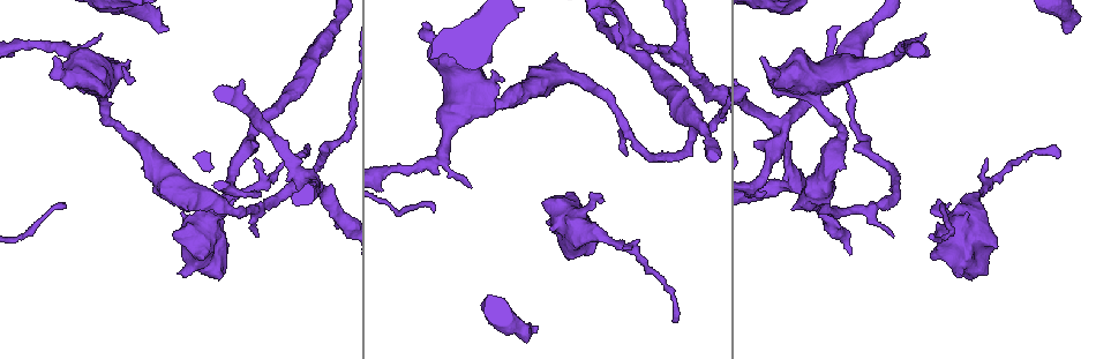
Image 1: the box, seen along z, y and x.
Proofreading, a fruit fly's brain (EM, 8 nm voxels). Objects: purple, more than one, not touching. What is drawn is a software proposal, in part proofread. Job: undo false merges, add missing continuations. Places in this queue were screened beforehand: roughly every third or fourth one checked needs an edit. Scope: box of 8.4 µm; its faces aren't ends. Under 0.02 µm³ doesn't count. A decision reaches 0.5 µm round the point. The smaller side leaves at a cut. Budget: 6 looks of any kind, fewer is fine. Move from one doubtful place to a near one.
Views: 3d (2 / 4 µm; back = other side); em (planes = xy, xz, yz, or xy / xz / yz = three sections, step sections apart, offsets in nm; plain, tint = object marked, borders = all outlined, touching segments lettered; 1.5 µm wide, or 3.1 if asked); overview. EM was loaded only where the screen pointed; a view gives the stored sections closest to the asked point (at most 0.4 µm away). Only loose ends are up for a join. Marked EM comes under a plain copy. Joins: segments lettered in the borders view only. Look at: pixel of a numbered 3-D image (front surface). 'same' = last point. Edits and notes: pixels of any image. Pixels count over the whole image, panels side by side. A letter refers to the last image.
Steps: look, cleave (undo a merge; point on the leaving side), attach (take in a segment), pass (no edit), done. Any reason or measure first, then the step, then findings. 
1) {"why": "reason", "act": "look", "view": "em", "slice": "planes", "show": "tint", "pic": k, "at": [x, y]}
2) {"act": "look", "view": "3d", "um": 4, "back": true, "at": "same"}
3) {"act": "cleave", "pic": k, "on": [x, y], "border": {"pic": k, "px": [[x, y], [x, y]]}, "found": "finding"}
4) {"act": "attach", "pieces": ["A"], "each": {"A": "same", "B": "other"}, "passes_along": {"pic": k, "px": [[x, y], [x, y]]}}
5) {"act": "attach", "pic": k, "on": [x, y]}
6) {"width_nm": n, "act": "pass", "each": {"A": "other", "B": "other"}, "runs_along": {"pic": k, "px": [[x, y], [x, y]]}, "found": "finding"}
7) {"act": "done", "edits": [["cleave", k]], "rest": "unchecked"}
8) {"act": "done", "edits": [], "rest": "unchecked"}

{"why": "an open end", "act": "look", "view": "3d", "um": 4, "pic": 1, "at": [207, 256]}

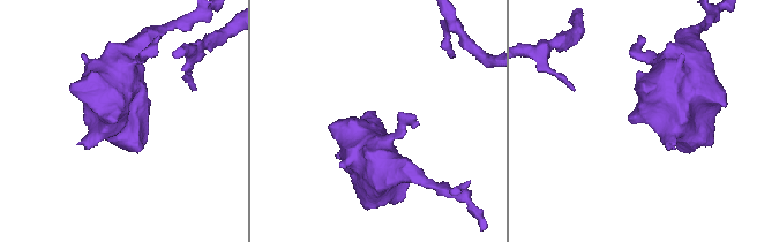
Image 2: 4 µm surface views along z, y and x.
{"act": "look", "view": "em", "slice": "planes", "show": "borders", "pic": 2, "at": [629, 118]}

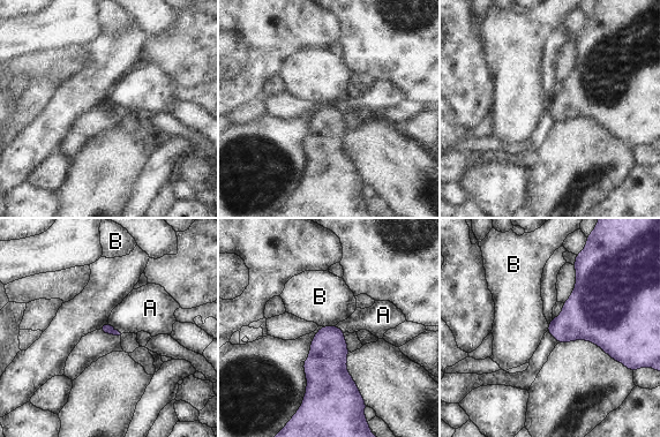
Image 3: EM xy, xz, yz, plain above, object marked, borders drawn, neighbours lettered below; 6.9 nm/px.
{"act": "pass", "each": {"A": "other", "B": "other"}, "border": {"pic": 3, "px": [[335, 325], [323, 326]]}, "found": "none of them fits"}

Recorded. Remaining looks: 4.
{"why": "abrupt turn", "act": "look", "view": "em", "slice": "xz", "step": 8, "show": "tint", "pic": 1, "at": [627, 46]}

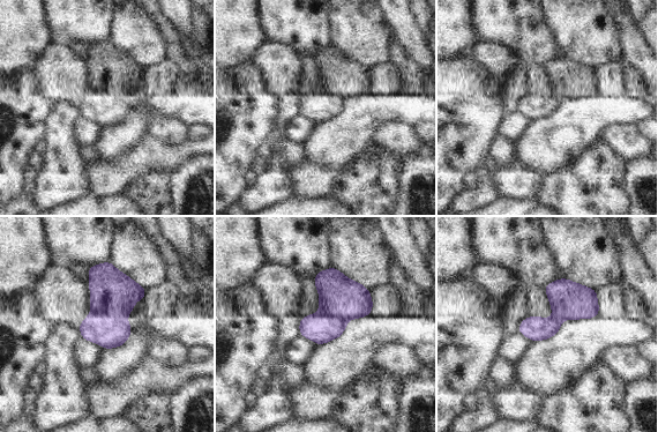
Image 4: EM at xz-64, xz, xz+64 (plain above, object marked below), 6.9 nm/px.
{"why": "cut it another way", "act": "look", "view": "em", "slice": "planes", "show": "borders", "at": "same"}

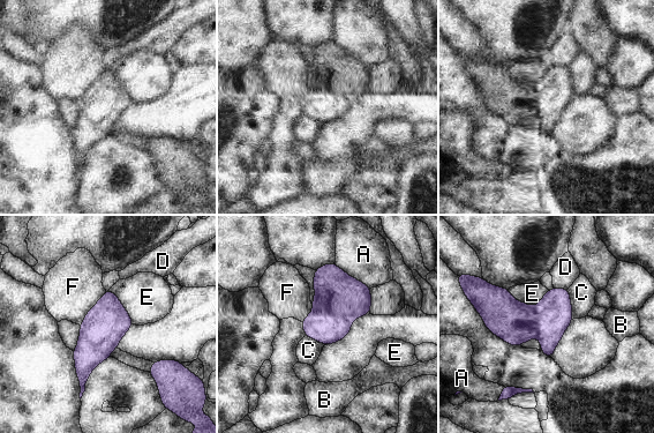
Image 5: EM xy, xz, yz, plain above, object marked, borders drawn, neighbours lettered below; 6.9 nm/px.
{"width_nm": 280, "act": "cleave", "pic": 5, "on": [326, 328], "each": {"A": "other", "B": "other", "C": "other", "D": "other", "E": "other", "F": "other"}, "border": {"pic": 5, "px": [[314, 308], [343, 314], [351, 320]]}, "found": "a second neuron is stuck on"}

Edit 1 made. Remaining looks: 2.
{"act": "look", "view": "overview"}

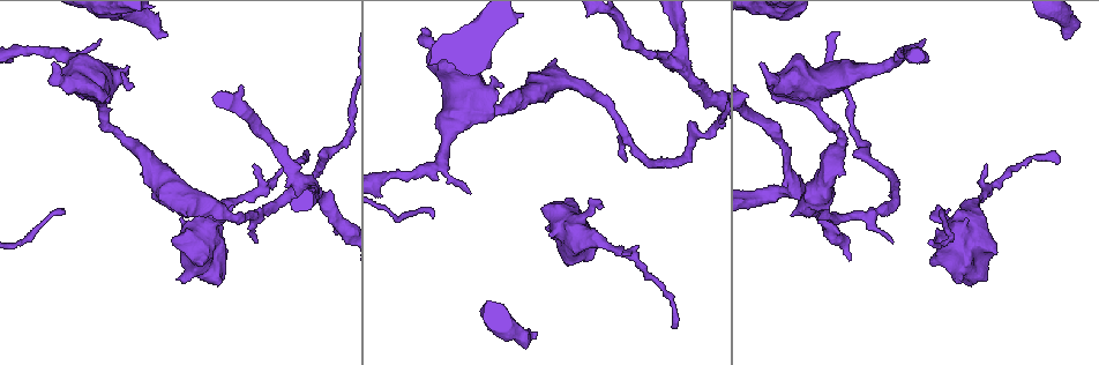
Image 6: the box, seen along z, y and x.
{"why": "abrupt turn", "act": "look", "view": "em", "slice": "planes", "show": "borders", "pic": 6, "at": [815, 101]}

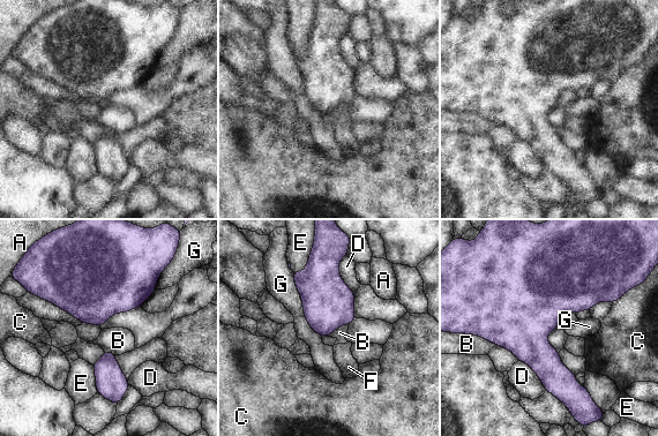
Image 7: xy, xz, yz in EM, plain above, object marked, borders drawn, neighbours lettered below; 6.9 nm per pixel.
{"act": "pass", "each": {"A": "other", "B": "other", "C": "other", "D": "other", "E": "other", "F": "other", "G": "other"}, "border": {"pic": 7, "px": [[456, 332], [479, 335], [498, 345]]}, "found": "continuous, no second neuron"}

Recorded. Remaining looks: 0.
{"act": "done", "edits": [["cleave", 5]], "rest": "unchecked"}

